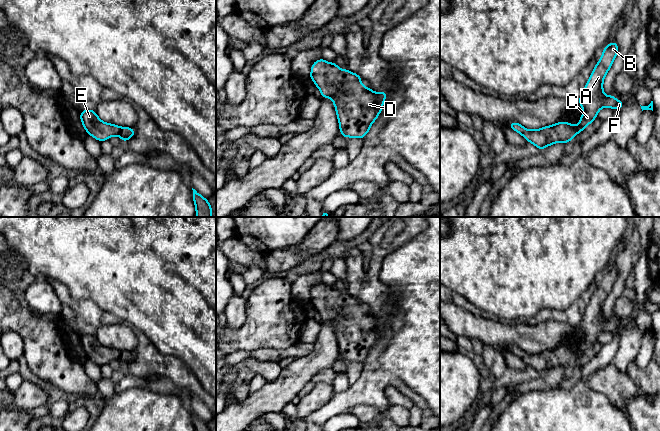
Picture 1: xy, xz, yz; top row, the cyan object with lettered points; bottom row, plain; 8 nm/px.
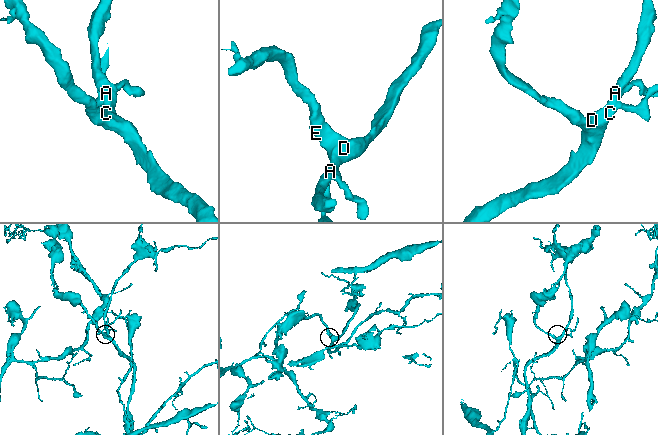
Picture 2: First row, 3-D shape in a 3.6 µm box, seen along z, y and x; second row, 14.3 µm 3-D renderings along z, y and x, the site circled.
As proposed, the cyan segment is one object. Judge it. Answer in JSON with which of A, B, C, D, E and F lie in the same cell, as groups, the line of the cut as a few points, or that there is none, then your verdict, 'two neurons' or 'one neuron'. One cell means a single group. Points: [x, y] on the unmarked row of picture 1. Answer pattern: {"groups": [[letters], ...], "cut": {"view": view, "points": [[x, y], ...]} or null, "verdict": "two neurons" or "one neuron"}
{"groups": [["A", "B", "C", "D", "E", "F"]], "cut": null, "verdict": "one neuron"}

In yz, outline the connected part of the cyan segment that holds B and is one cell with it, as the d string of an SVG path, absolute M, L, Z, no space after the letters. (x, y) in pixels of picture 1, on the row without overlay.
M616 264L603 273L601 283L597 286L582 320L578 323L583 332L583 338L577 350L573 350L569 346L558 346L537 354L528 354L517 346L510 347L508 350L542 374L557 366L567 368L576 358L582 356L588 348L595 344L601 332L610 331L613 334L622 334L623 324L618 325L613 319L606 320L603 317L603 304L618 277Z

